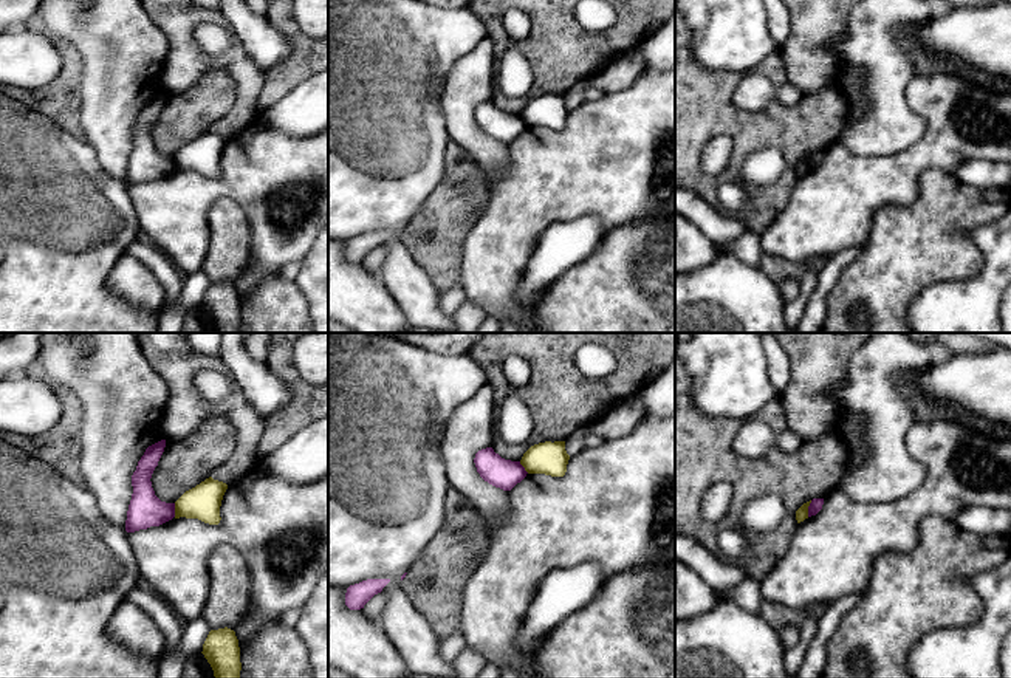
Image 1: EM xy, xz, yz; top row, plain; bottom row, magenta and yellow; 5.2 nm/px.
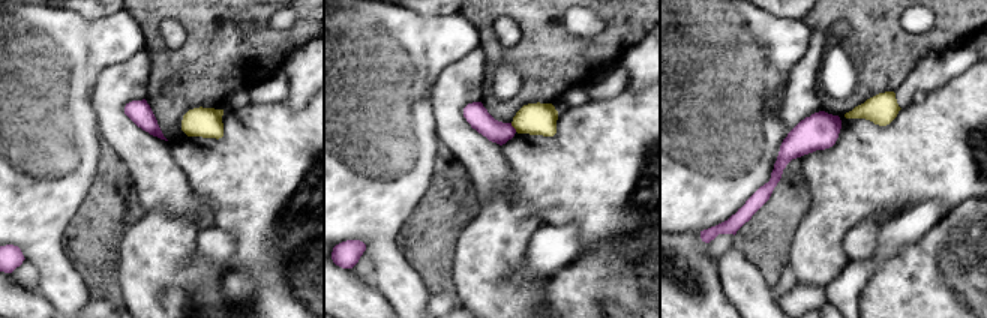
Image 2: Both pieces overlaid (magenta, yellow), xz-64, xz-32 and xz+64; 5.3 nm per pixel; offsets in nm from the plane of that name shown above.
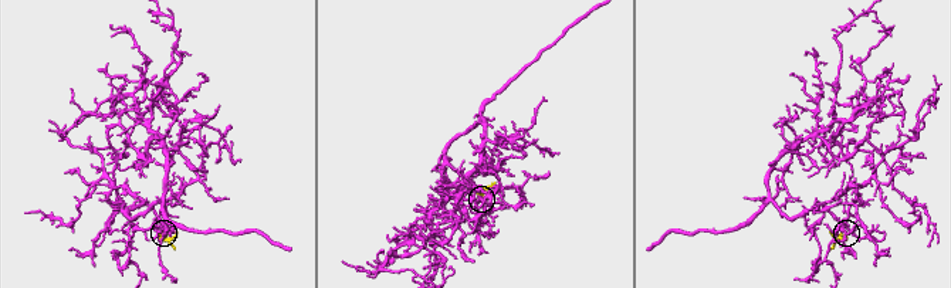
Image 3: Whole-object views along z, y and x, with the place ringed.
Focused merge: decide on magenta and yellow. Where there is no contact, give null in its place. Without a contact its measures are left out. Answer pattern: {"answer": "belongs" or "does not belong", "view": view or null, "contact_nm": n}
{"answer": "does not belong", "view": "yz", "contact_nm": 90}

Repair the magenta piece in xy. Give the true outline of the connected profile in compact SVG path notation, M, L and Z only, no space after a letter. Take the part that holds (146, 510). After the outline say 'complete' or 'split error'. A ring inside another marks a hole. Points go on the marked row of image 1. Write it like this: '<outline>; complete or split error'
M166 440L149 446L132 475L133 494L125 520L127 532L159 526L175 517L175 503L161 502L150 481L164 447Z; complete

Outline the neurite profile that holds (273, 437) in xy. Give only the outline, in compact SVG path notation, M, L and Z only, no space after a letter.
M271 333L266 364L285 381L291 402L266 418L265 432L257 446L259 460L283 446L310 423L328 416L328 384L313 385L303 381L293 362L293 347L307 333Z

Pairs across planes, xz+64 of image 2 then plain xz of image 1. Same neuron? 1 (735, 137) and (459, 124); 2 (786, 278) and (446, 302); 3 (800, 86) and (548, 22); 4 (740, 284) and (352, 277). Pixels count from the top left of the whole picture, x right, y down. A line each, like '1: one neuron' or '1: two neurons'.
1: two neurons
2: one neuron
3: two neurons
4: two neurons

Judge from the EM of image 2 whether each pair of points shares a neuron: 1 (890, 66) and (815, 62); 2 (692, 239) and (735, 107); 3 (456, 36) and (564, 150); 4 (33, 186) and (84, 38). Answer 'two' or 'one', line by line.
1: two
2: two
3: two
4: one

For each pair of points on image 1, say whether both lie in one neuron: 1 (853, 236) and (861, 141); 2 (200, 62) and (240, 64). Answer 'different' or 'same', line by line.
1: same
2: same

